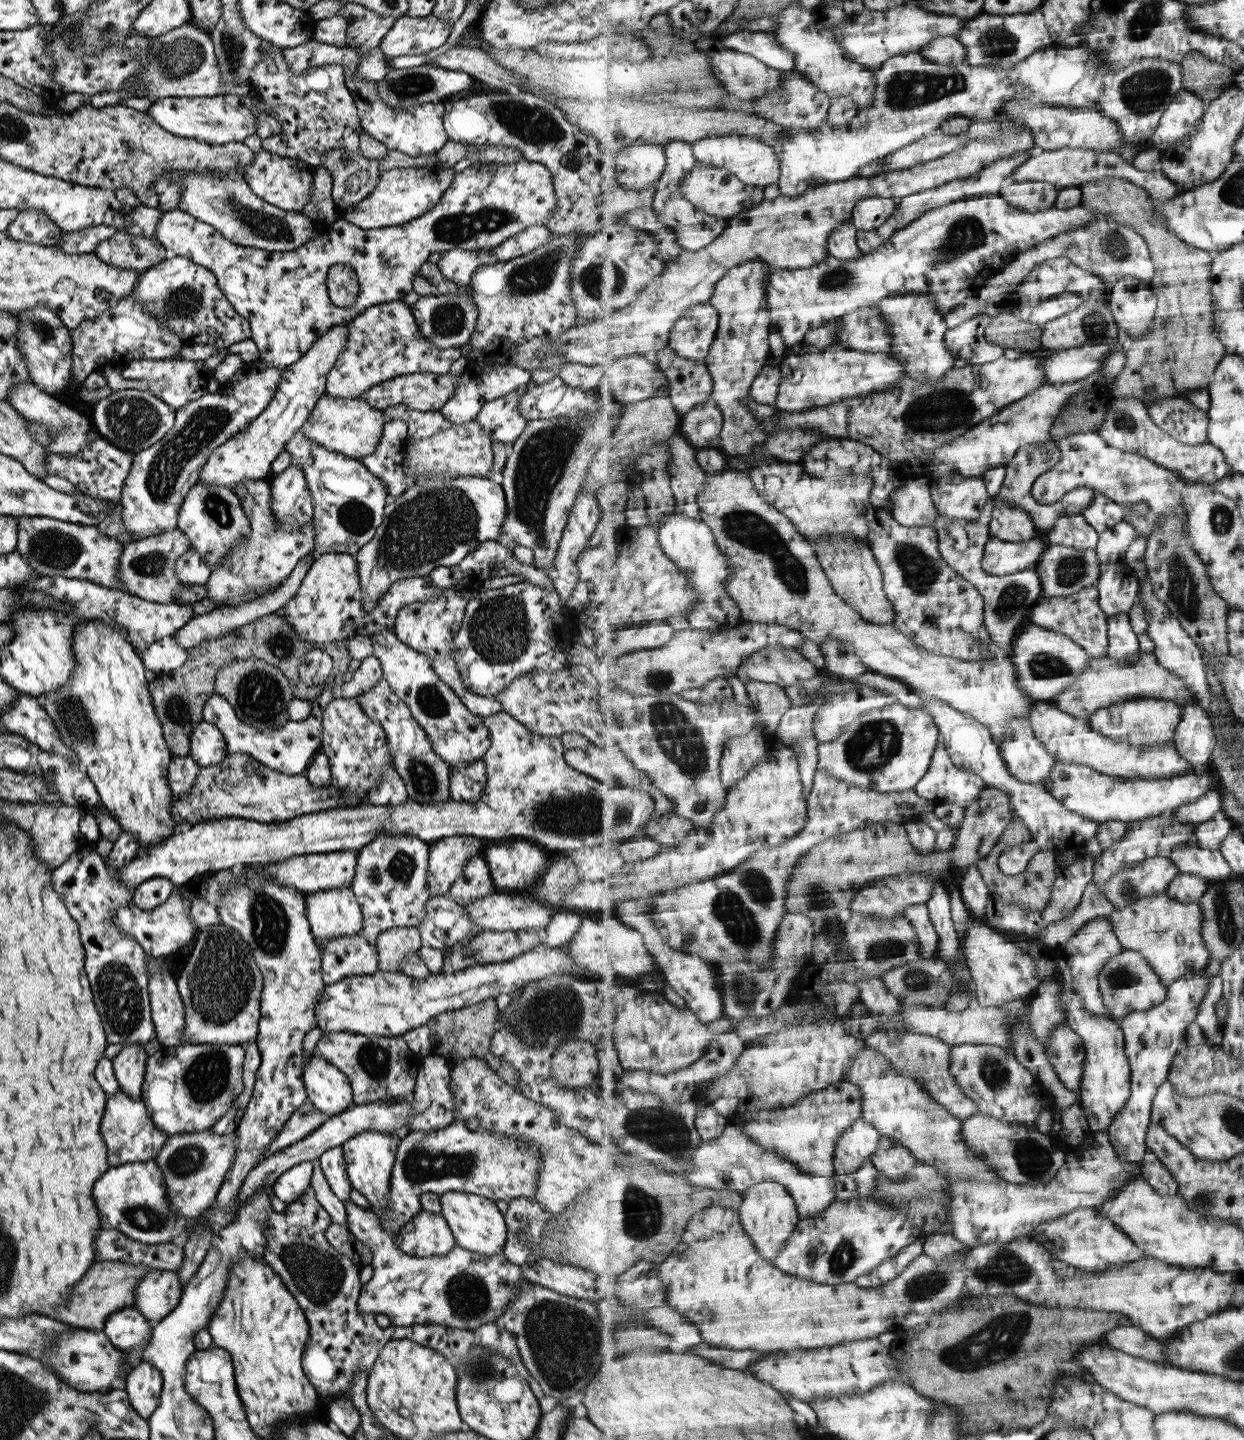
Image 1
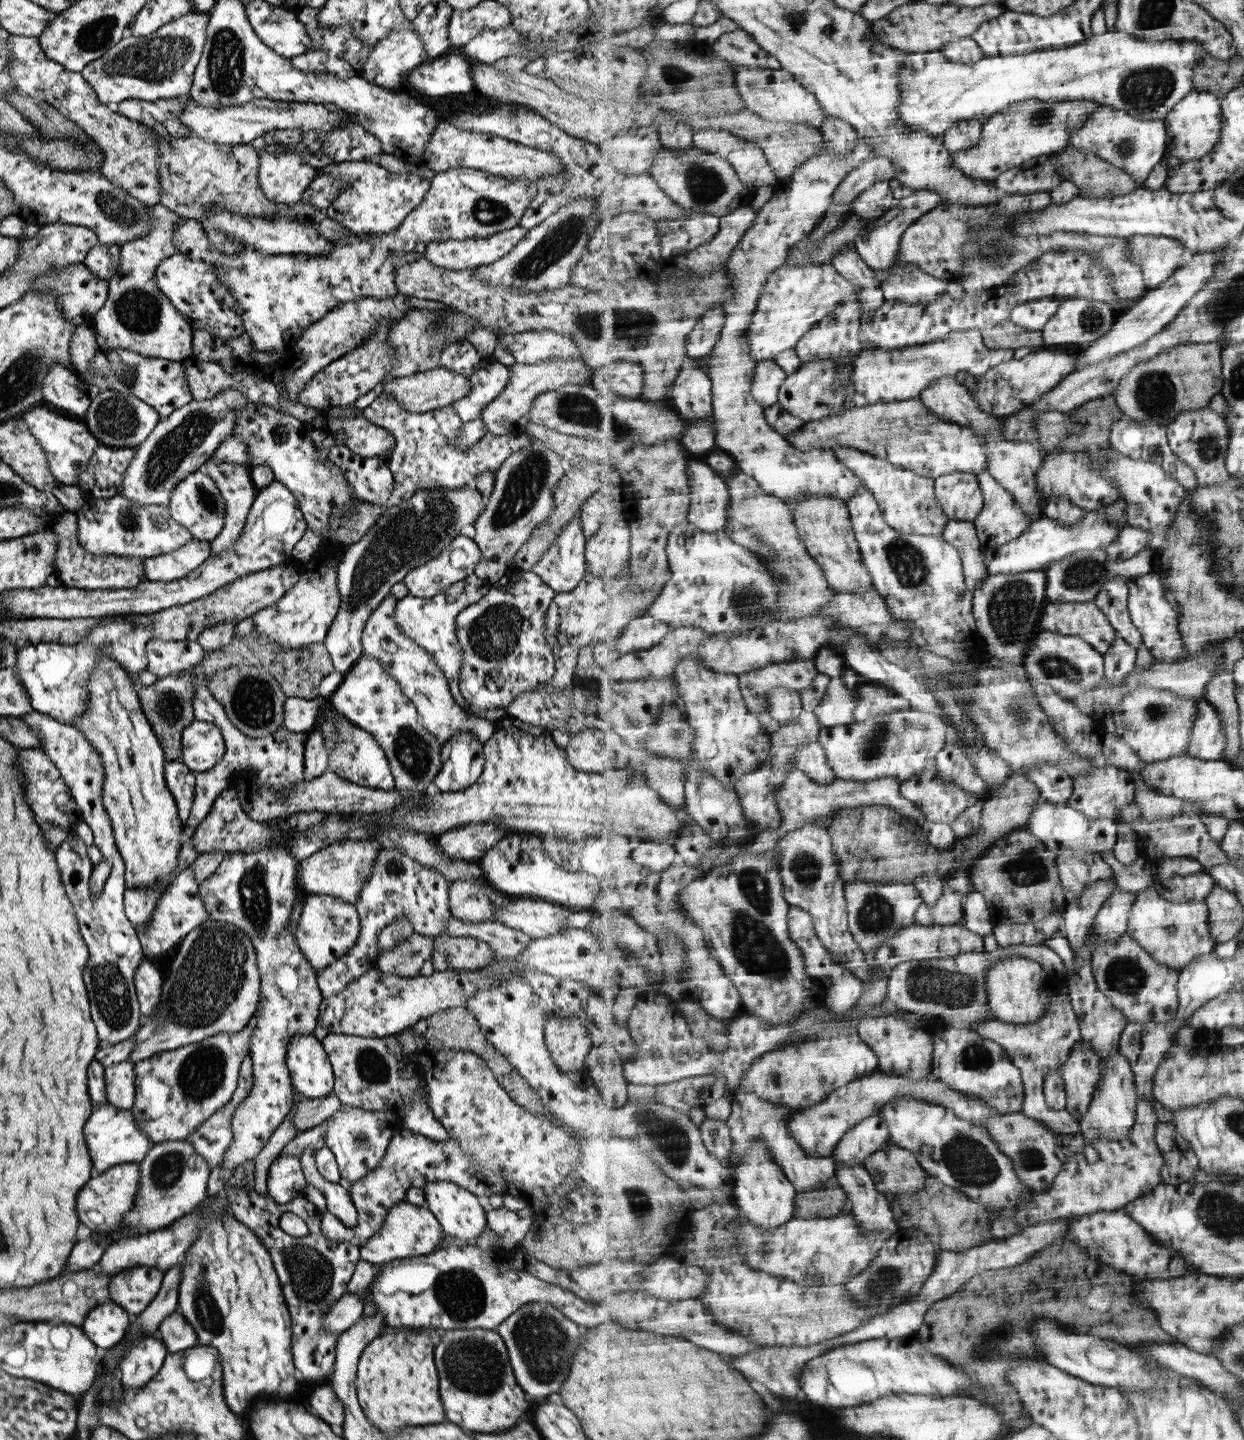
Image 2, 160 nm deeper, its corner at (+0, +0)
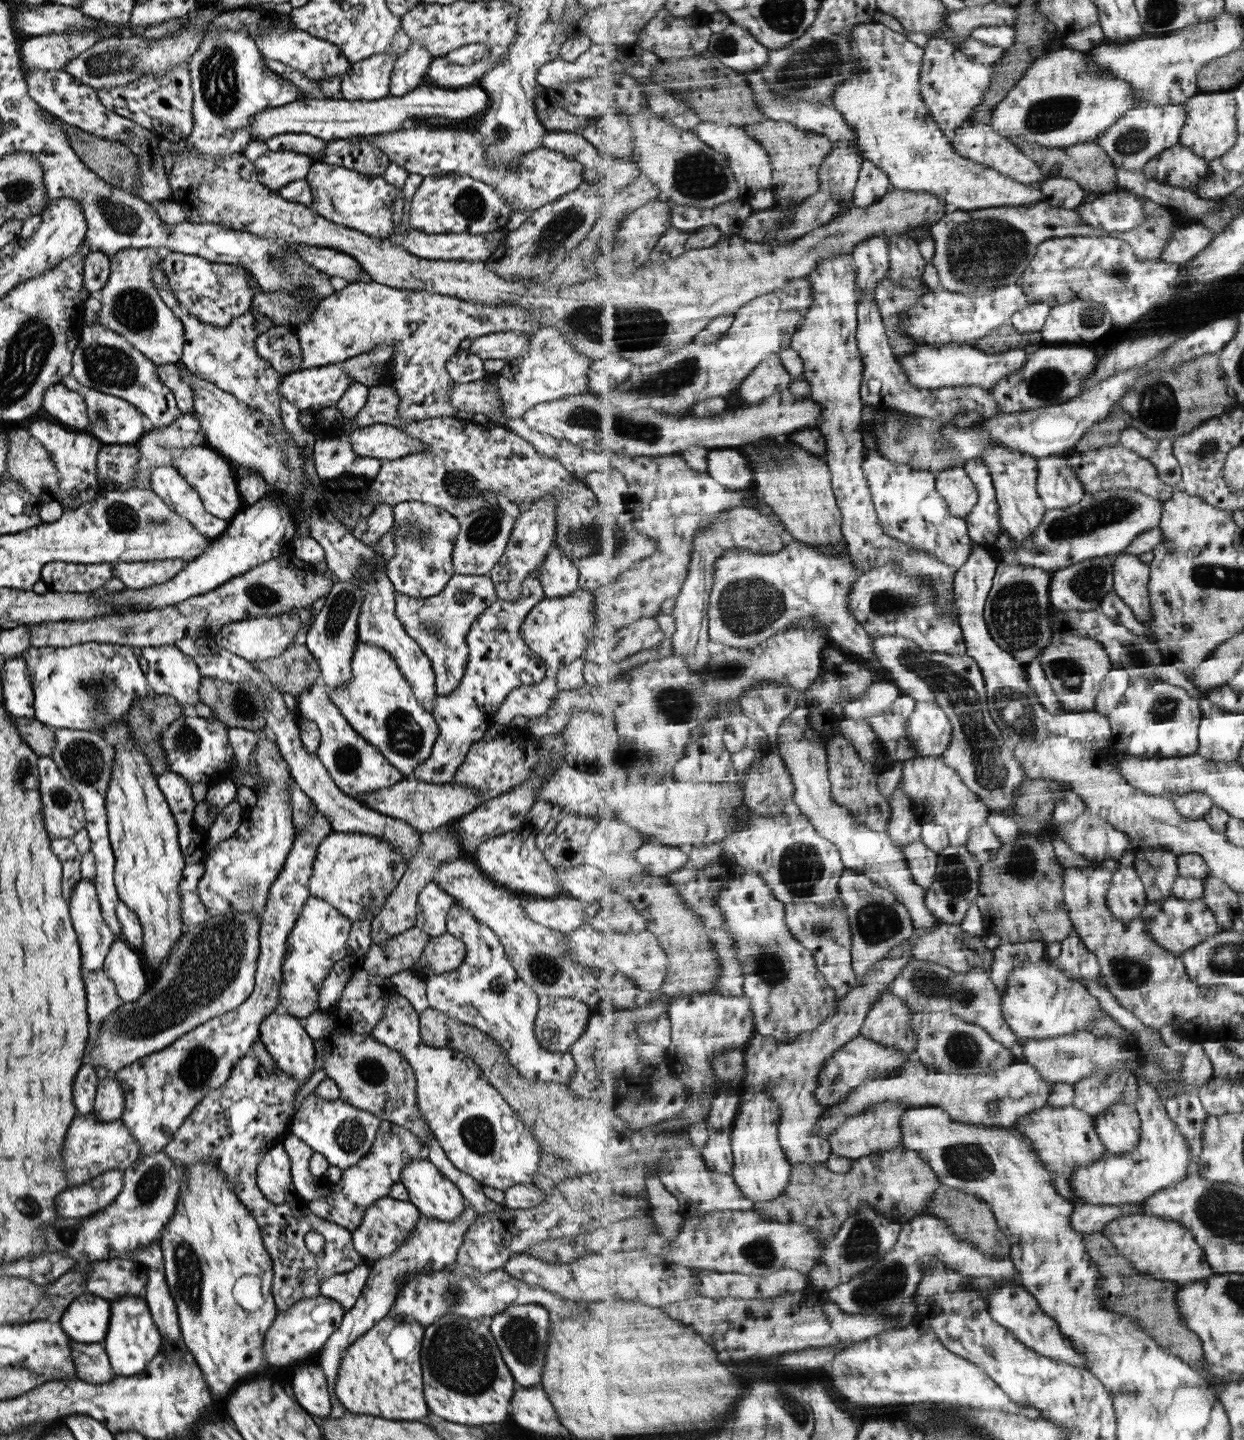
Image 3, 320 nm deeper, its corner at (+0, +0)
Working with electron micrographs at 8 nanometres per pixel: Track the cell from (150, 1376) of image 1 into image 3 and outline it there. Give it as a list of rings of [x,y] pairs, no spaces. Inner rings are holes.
[[[121,1297],[108,1301],[109,1318],[102,1344],[109,1364],[117,1377],[137,1374],[161,1348],[161,1335],[153,1324],[144,1297]]]

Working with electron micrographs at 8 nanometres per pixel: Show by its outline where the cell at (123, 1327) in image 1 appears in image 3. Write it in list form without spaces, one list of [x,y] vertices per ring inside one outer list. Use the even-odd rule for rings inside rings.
[[[89,1292],[77,1295],[62,1312],[59,1320],[55,1320],[61,1330],[71,1339],[82,1343],[101,1343],[106,1333],[109,1318],[109,1303]]]

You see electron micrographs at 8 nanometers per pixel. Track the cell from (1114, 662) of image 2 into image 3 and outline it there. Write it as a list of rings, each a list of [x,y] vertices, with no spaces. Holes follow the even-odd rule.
[[[1114,666],[1107,675],[1106,681],[1103,682],[1102,689],[1096,698],[1096,711],[1108,717],[1123,700],[1130,681],[1127,670],[1120,666]]]

